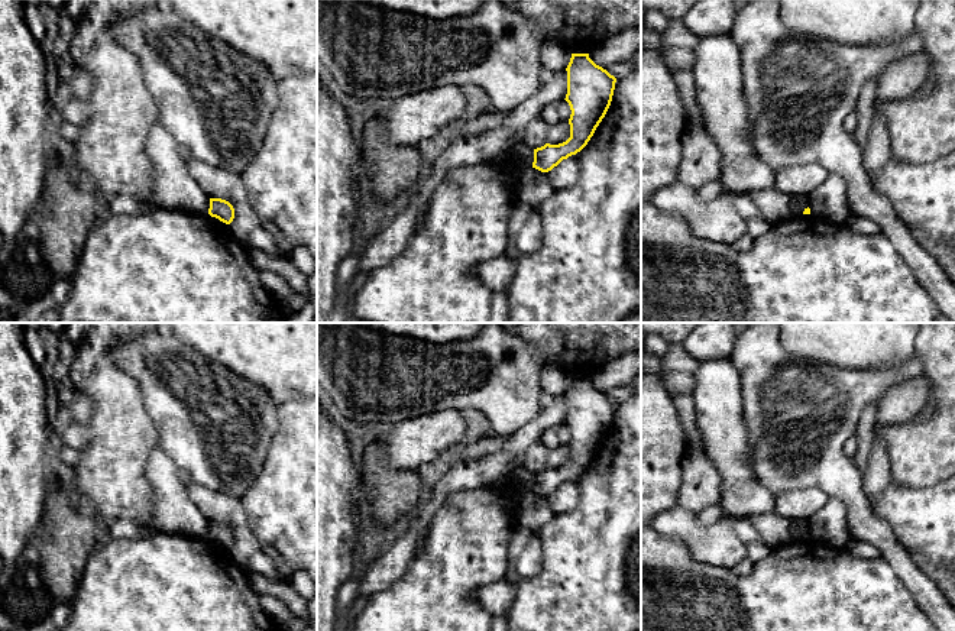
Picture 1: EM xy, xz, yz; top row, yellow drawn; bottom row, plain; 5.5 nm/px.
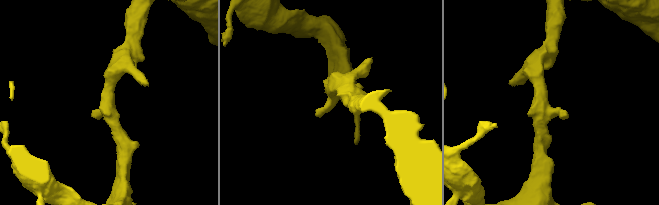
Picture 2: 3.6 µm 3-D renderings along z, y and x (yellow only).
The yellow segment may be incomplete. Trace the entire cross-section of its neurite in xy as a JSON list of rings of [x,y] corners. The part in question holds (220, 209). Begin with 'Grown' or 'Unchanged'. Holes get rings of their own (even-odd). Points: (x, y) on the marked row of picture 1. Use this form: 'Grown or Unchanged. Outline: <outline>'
Unchanged. Outline: [[[210,198],[208,214],[218,219],[220,221],[230,224],[234,219],[233,206],[221,198]]]

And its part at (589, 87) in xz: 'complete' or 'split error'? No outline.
complete

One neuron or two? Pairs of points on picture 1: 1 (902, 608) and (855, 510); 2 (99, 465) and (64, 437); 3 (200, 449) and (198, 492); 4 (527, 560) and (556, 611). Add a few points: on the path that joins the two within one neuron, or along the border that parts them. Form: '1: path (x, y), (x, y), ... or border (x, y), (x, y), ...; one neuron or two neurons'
1: border (881, 555), (903, 582); two neurons
2: border (88, 424), (90, 442), (80, 450); two neurons
3: border (193, 481), (230, 495); two neurons
4: border (541, 540), (541, 569), (521, 579); two neurons

